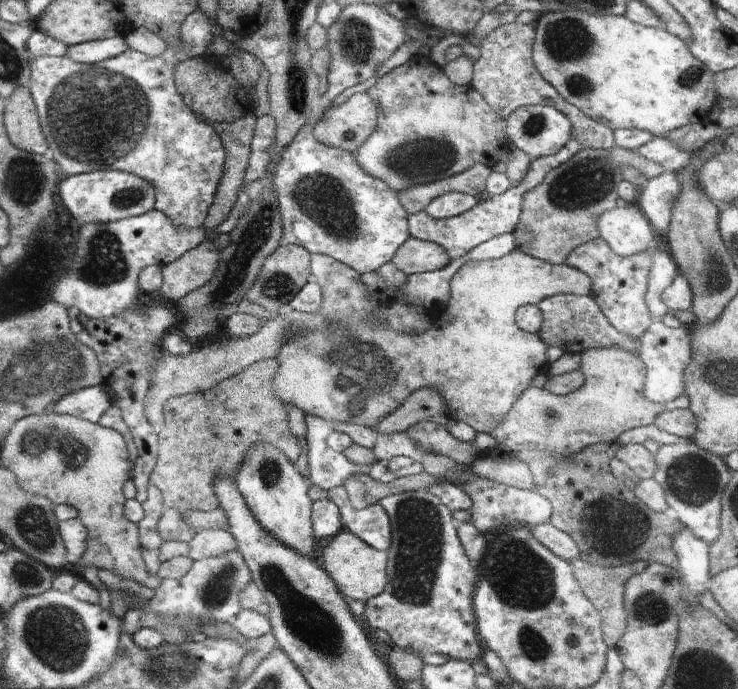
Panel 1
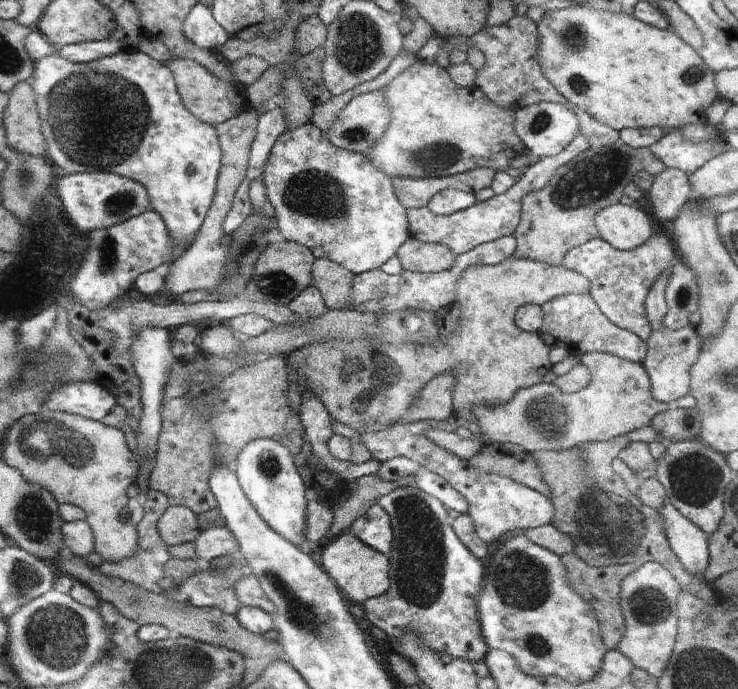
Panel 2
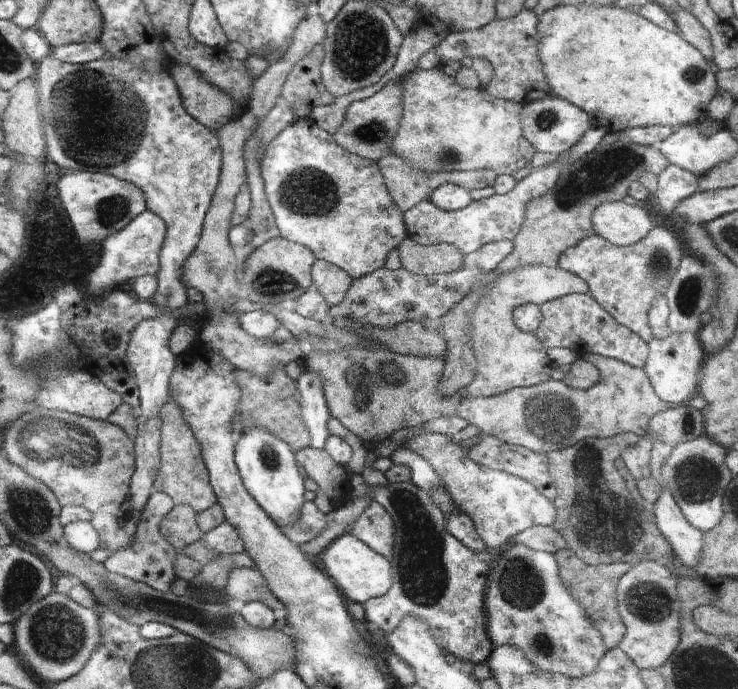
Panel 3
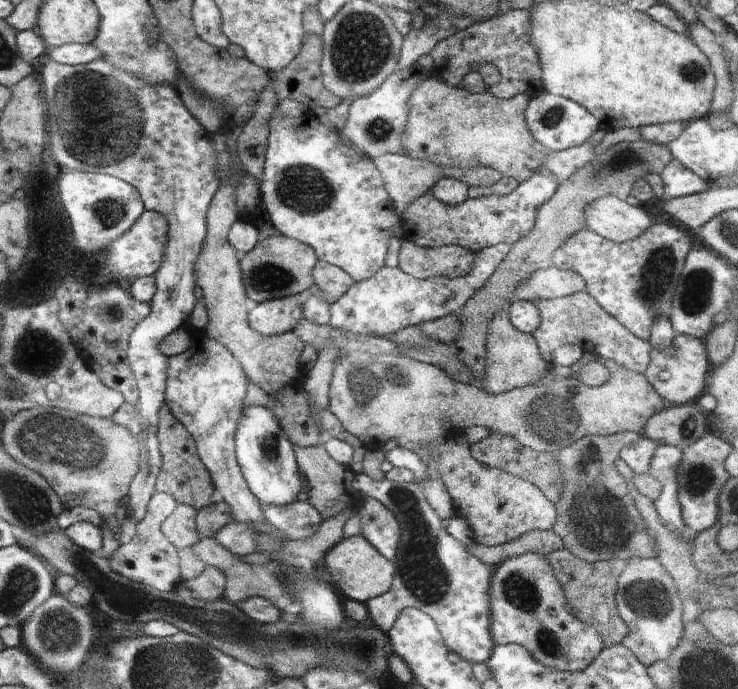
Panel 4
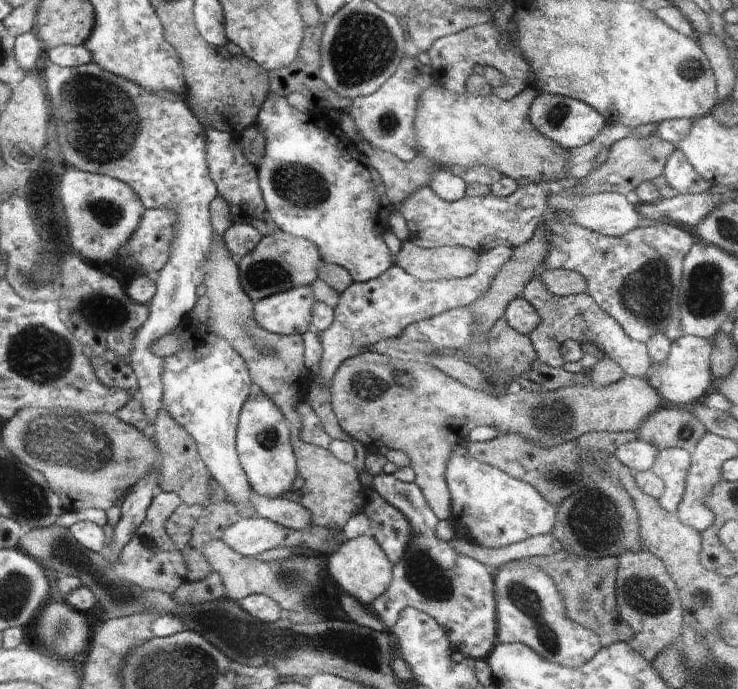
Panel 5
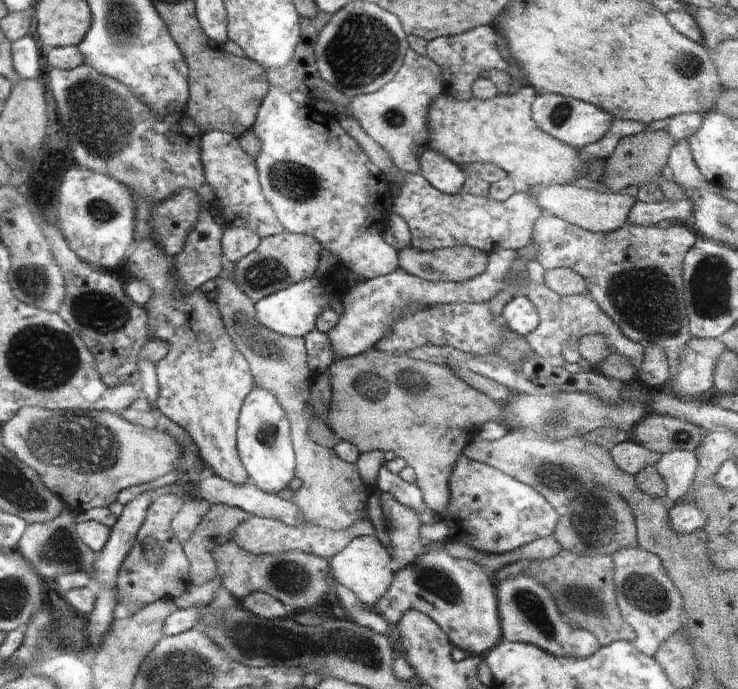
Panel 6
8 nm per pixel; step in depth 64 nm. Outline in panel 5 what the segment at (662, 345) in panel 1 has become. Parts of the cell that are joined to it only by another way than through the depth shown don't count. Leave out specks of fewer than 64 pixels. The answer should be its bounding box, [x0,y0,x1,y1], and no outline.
[644,335,715,407]

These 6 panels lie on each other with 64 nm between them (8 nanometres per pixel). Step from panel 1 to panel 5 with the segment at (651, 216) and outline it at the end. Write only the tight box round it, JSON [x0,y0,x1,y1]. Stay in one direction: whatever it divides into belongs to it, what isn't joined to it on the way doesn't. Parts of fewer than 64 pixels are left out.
[663,148,712,195]

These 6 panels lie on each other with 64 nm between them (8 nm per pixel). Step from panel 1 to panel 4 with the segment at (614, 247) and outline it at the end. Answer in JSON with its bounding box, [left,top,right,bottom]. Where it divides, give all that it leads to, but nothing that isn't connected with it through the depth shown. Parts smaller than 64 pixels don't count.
[584,196,656,242]

